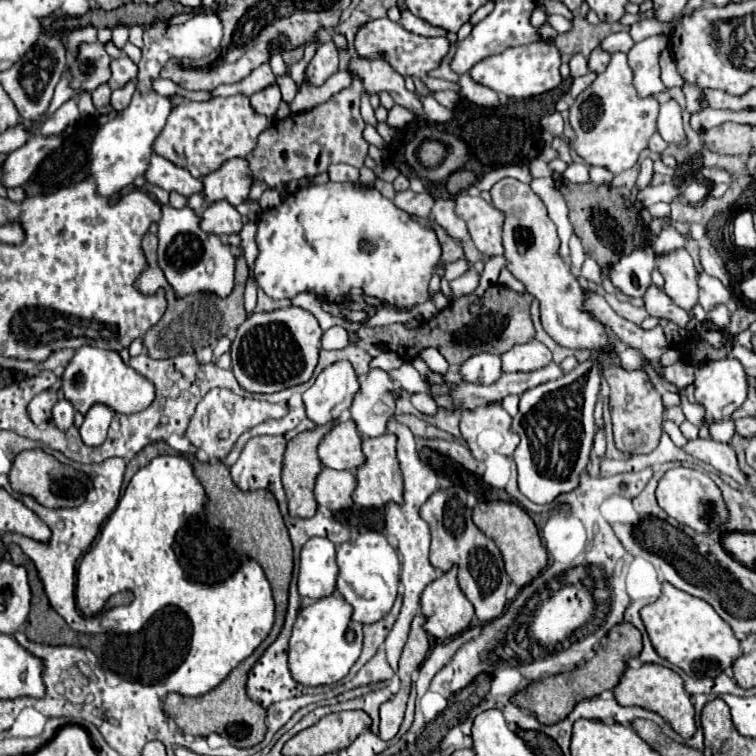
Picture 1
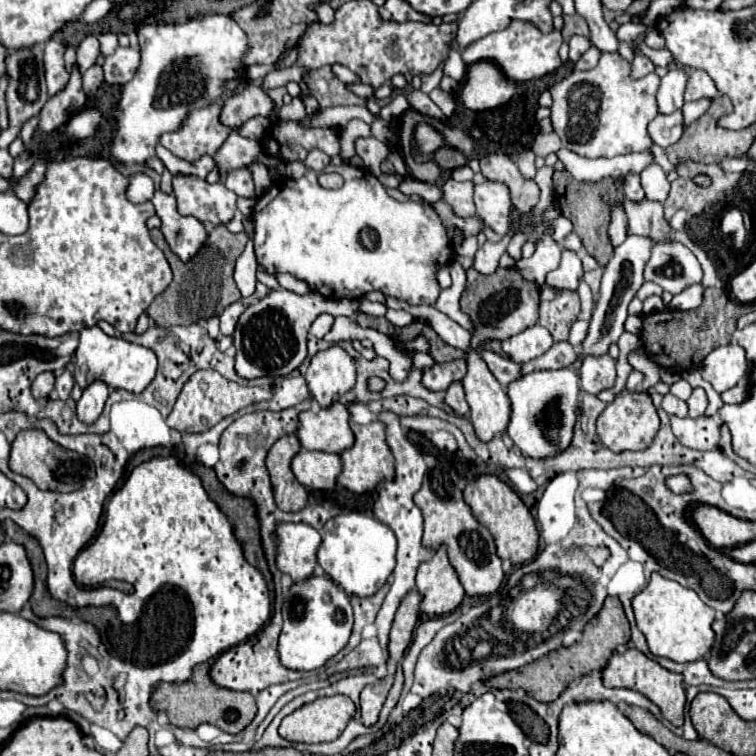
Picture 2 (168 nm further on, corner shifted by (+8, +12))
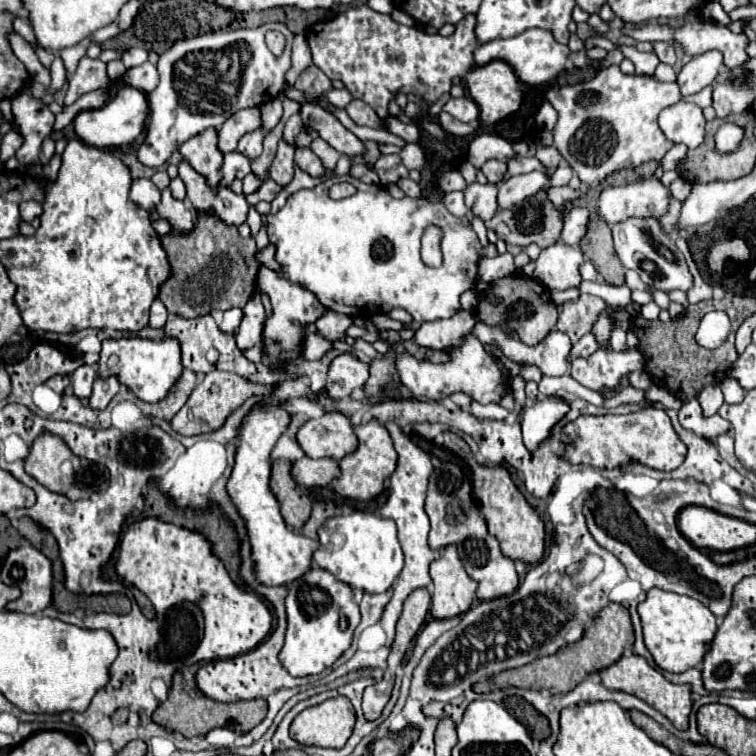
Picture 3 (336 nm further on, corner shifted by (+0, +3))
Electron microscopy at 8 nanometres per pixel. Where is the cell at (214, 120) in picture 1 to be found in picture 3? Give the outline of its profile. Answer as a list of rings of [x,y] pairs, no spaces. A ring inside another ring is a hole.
[[[209,127],[201,135],[191,137],[179,147],[181,157],[195,169],[199,171],[209,185],[219,185],[221,173],[219,167],[223,163],[223,153],[217,147],[217,129]]]

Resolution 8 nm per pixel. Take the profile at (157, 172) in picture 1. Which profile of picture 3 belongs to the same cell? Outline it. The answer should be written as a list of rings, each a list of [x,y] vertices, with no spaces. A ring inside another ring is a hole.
[[[237,151],[227,153],[227,155],[225,155],[225,161],[223,161],[223,165],[221,165],[221,175],[223,175],[221,185],[229,187],[235,177],[237,177],[237,179],[243,179],[249,171],[251,171],[251,163],[249,163],[249,159],[247,159],[245,155],[241,155],[241,153],[237,153]]]

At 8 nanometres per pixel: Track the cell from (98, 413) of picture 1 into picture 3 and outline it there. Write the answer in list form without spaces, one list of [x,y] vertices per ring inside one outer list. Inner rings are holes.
[[[107,377],[107,379],[97,379],[93,383],[93,395],[89,397],[89,407],[95,411],[101,411],[109,405],[109,401],[117,395],[119,391],[119,381],[115,377]]]

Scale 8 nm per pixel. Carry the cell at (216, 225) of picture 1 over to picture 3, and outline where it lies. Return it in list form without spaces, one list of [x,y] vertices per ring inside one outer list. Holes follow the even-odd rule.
[[[187,161],[179,163],[179,177],[187,187],[187,199],[197,213],[215,213],[225,225],[241,225],[247,217],[249,203],[227,187],[211,187],[207,179],[191,169]]]

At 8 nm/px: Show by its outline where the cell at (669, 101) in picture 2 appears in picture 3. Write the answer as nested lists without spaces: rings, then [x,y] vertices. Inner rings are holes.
[[[707,51],[699,57],[693,57],[677,75],[677,83],[683,97],[699,93],[701,89],[709,87],[719,75],[719,71],[723,69],[721,61],[723,57],[719,51]]]

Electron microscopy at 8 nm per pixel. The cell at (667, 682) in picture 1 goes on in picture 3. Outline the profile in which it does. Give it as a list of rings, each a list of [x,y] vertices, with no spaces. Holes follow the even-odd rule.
[[[631,655],[631,657],[621,657],[615,665],[603,669],[601,673],[601,681],[607,689],[615,689],[615,691],[623,691],[629,695],[635,695],[643,701],[647,701],[651,707],[655,707],[657,711],[661,711],[677,729],[687,729],[689,727],[689,713],[691,713],[691,687],[689,685],[675,685],[671,681],[667,681],[661,671],[653,669],[643,657],[639,655]]]

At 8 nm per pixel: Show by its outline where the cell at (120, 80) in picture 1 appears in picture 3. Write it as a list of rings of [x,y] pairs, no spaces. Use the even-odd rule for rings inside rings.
[[[149,61],[143,63],[143,65],[139,65],[139,67],[131,67],[131,69],[127,69],[125,75],[123,75],[121,79],[123,79],[125,85],[135,87],[135,89],[145,91],[145,93],[153,91],[153,89],[157,87],[157,83],[159,83],[157,69],[155,69],[155,65],[149,63]]]

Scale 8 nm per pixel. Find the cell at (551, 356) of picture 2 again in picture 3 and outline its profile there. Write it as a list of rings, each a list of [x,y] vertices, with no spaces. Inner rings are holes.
[[[587,333],[585,337],[581,337],[581,339],[573,345],[573,349],[571,349],[571,353],[569,353],[569,361],[573,361],[575,357],[589,357],[589,355],[595,353],[597,349],[599,349],[599,345],[597,345],[593,333]]]

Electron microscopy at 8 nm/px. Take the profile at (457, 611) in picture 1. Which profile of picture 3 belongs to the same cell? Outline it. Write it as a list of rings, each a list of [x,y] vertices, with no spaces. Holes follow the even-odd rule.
[[[455,545],[445,547],[441,559],[431,563],[429,575],[435,585],[431,601],[431,615],[435,619],[457,617],[471,607],[477,583],[465,573]]]

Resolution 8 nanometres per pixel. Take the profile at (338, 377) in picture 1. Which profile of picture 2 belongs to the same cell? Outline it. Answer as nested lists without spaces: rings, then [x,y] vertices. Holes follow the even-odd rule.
[[[335,344],[311,358],[305,380],[311,396],[327,408],[355,386],[355,360]]]

